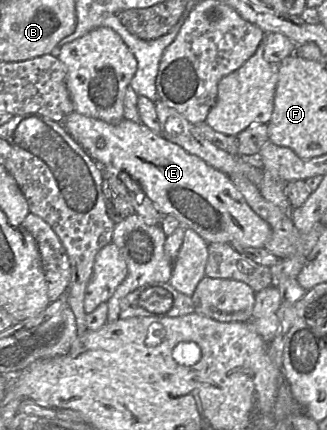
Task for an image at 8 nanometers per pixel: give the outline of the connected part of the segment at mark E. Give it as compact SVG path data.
M76 111L61 122L68 134L106 174L128 173L138 182L157 210L175 216L181 225L195 230L209 244L265 248L272 231L248 205L230 177L203 159L188 153L142 123L123 119L118 123L88 117Z

